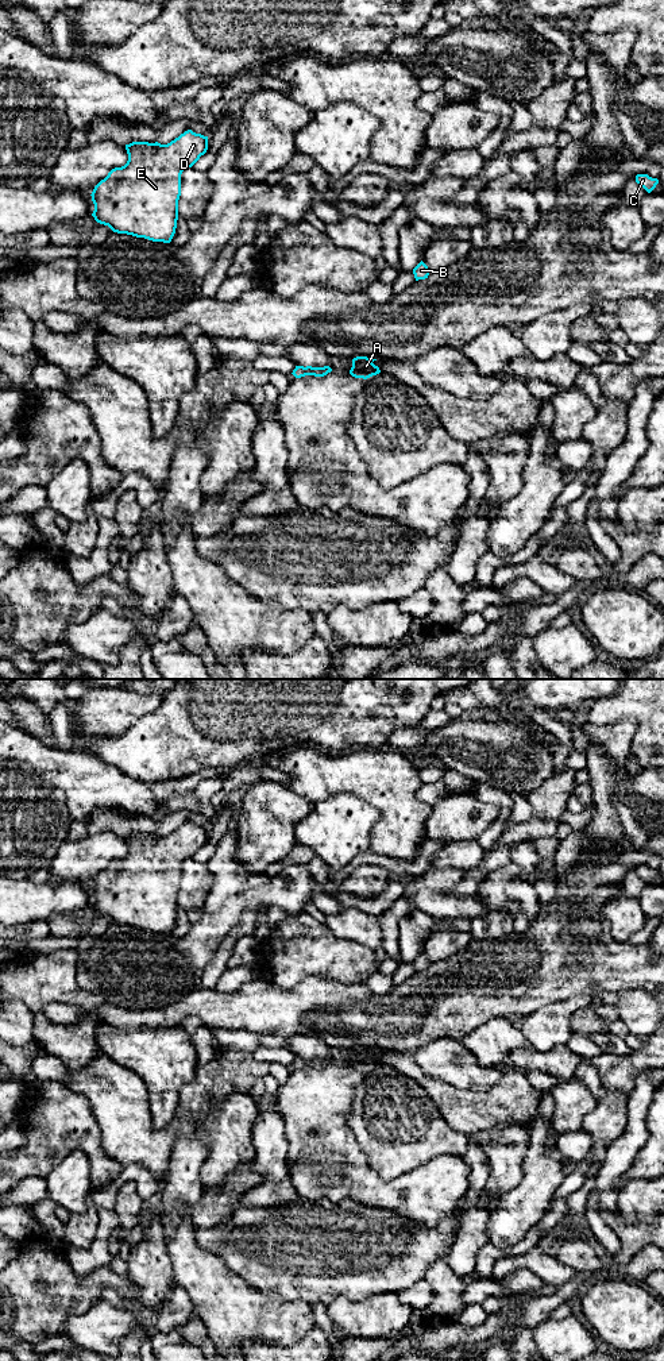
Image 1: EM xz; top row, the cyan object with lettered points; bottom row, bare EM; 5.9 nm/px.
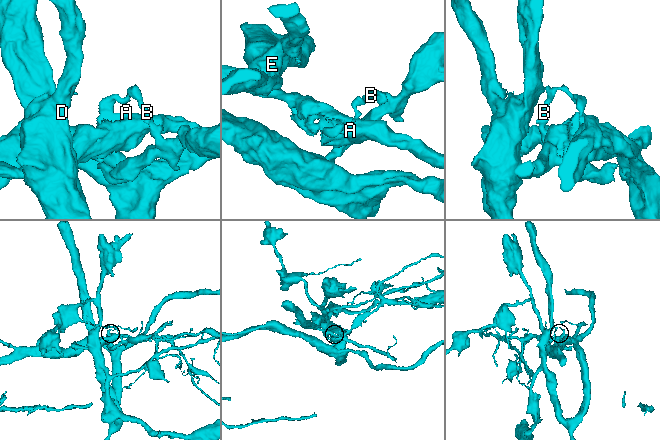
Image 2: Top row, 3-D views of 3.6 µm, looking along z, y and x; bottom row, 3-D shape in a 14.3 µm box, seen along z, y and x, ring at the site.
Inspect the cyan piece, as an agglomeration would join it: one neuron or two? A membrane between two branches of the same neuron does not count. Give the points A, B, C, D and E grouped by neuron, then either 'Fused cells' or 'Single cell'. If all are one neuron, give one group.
Groups: A / B C D E. Fused cells

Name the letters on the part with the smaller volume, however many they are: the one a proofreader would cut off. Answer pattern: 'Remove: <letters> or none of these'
Remove: A

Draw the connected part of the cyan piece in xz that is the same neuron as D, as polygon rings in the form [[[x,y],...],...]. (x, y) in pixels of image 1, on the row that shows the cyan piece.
[[[185,131],[167,144],[126,144],[128,161],[92,192],[92,216],[113,232],[170,243],[177,228],[181,174],[208,150],[208,136]]]

